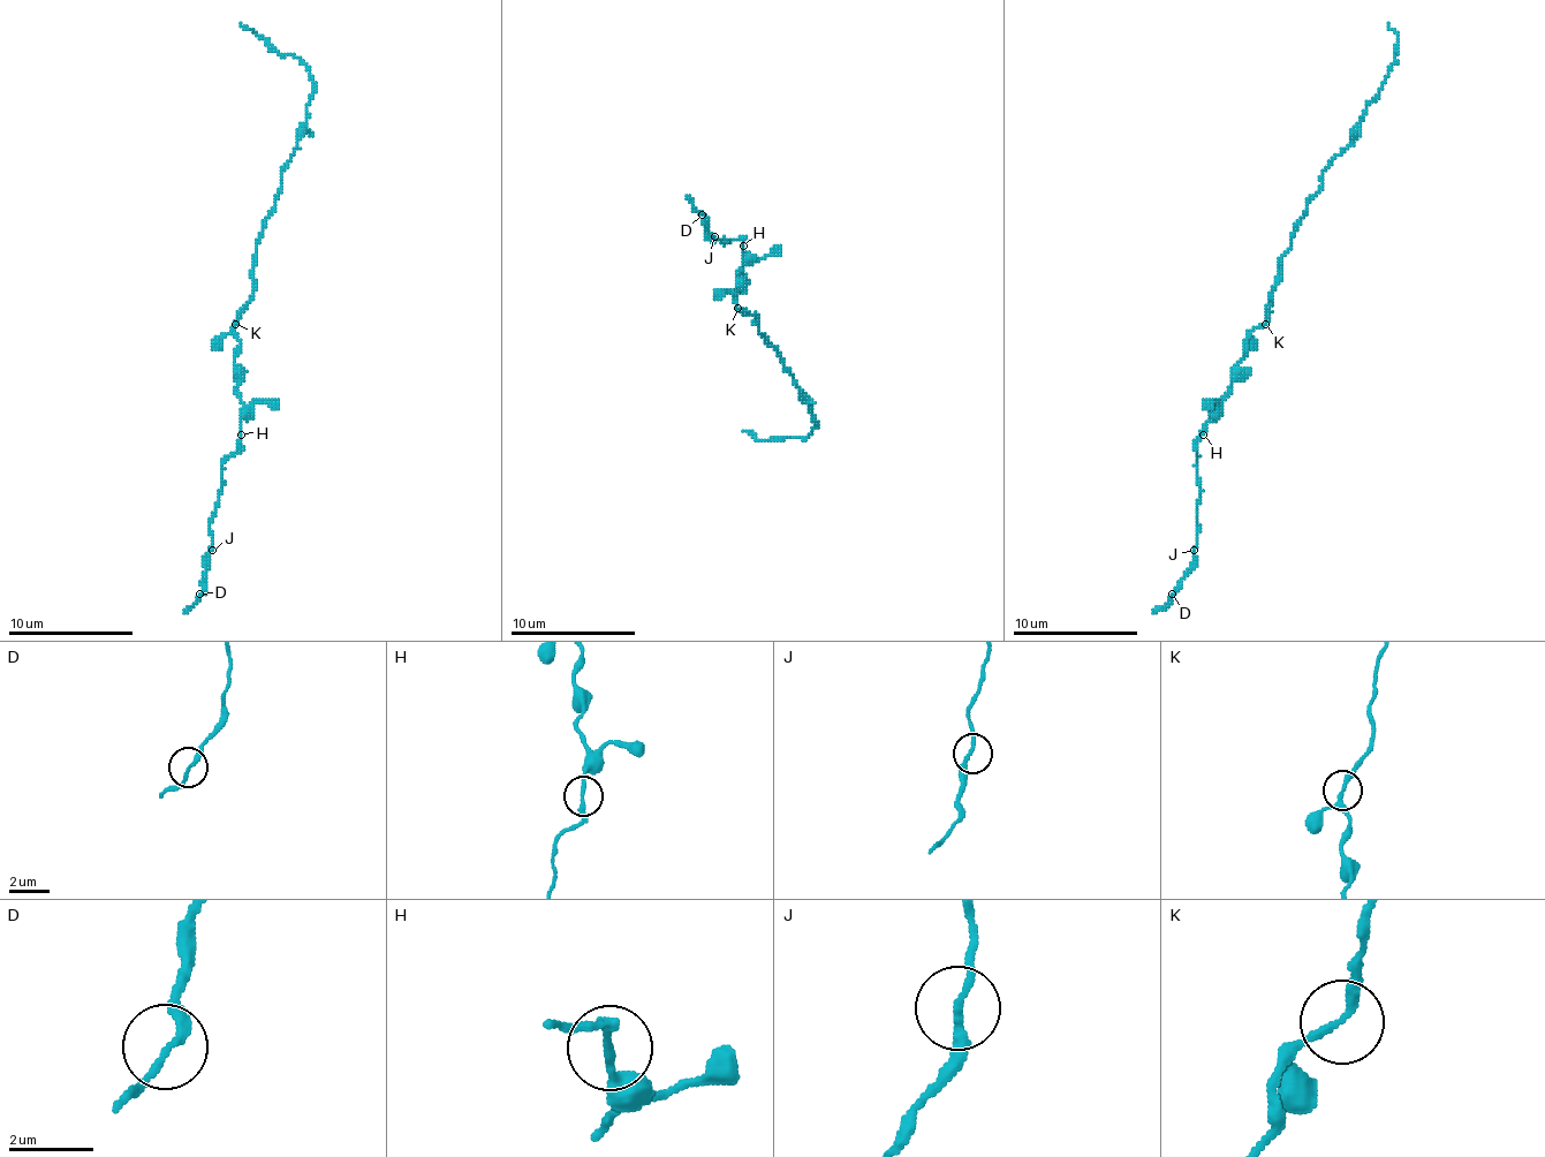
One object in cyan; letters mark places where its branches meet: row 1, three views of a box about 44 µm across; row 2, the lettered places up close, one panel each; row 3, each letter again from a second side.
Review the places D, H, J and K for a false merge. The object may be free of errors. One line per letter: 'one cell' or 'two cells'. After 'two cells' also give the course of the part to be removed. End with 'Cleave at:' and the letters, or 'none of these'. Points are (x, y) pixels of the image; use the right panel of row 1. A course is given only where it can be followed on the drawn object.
D: one cell
H: one cell
J: one cell
K: one cell
Cleave at: none of these

